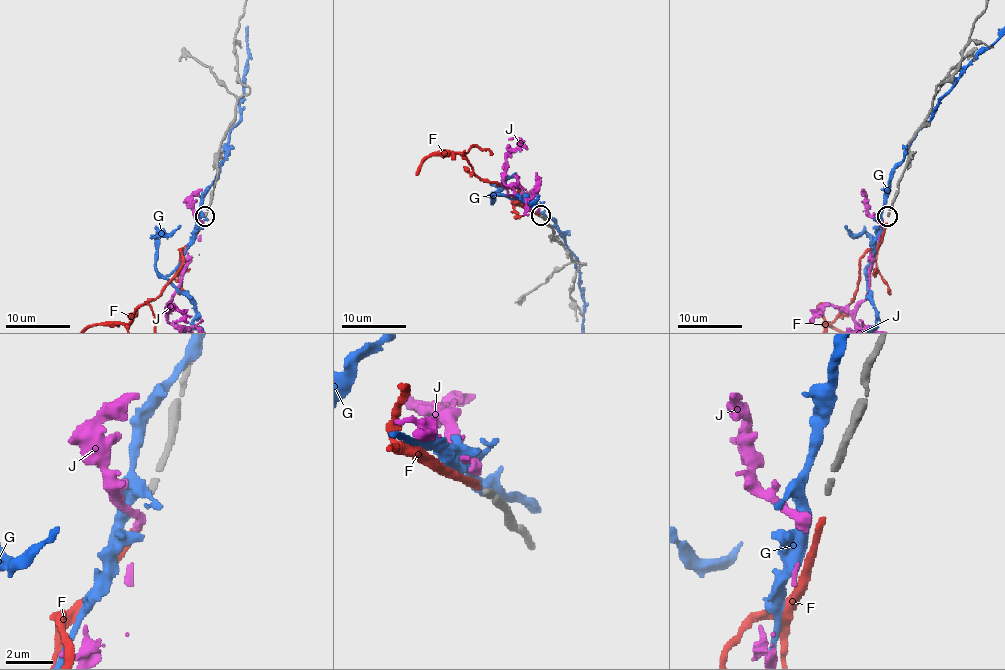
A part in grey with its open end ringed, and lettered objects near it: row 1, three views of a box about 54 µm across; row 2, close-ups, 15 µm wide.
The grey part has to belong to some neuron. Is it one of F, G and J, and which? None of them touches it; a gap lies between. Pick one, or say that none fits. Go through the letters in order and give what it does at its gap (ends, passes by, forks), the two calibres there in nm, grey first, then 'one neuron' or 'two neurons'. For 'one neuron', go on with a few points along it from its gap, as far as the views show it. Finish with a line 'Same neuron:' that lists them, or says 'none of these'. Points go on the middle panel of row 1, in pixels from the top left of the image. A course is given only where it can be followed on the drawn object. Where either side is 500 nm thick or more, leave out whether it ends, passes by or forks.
F: it ends there; 260 nm thick on the grey side, 280 nm on the other; one neuron
G: it forks there; 260 nm thick on the grey side, 480 nm on the other; two neurons
J: it ends there; 260 nm thick on the grey side, 400 nm on the other; two neurons
Same neuron: F

